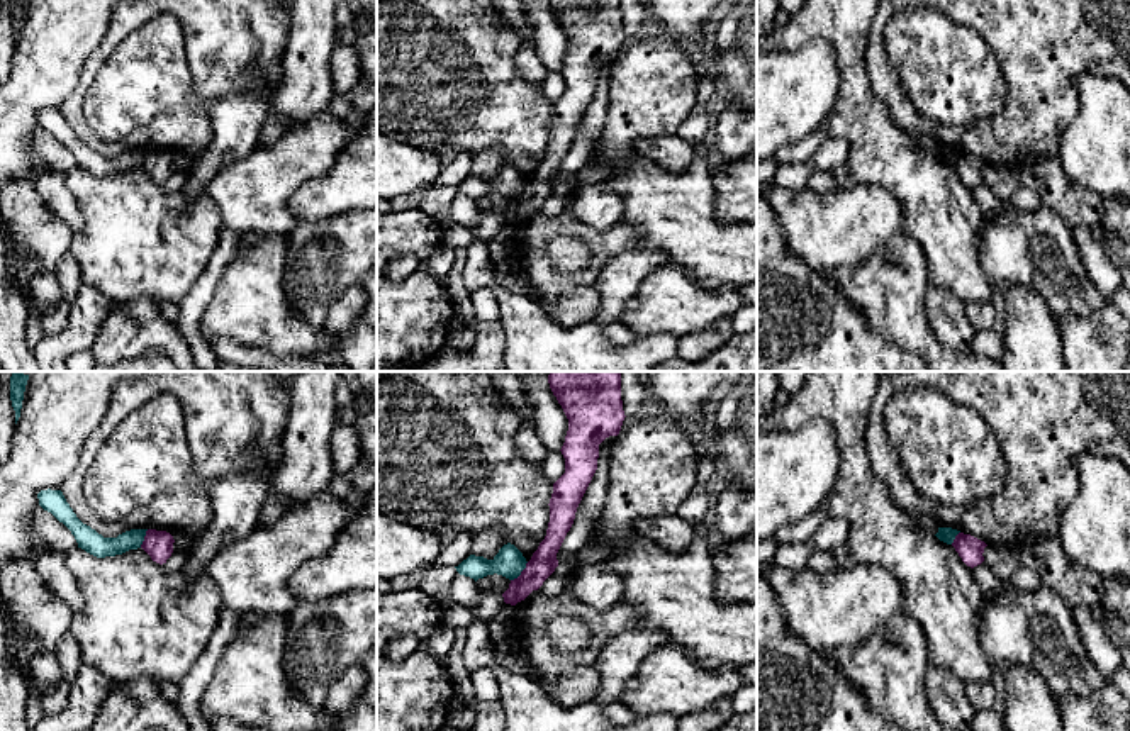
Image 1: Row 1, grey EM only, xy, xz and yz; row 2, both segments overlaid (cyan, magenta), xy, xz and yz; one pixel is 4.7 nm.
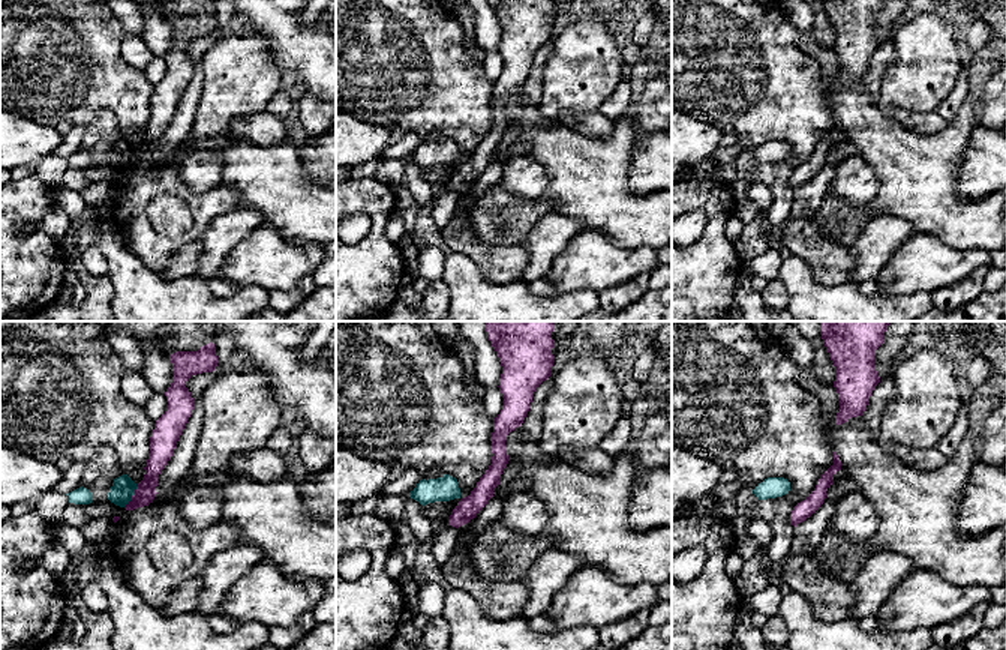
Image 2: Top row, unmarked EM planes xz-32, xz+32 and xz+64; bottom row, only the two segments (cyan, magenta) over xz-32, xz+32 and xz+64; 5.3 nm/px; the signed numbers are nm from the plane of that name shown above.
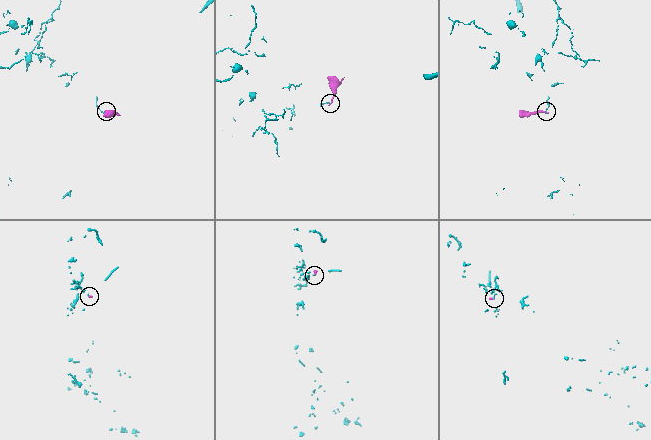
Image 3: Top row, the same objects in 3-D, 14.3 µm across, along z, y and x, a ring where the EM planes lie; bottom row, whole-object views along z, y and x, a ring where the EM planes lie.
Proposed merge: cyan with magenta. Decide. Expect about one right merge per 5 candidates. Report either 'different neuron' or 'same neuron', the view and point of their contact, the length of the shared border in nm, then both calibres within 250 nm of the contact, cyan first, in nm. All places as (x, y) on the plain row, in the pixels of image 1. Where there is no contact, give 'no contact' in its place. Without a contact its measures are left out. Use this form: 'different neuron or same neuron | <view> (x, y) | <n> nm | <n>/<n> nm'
different neuron | xz (521, 190) | 130 nm | 140/130 nm

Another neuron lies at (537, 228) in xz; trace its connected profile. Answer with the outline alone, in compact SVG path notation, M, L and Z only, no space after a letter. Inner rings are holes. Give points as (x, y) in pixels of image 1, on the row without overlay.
M568 205L558 215L543 215L533 210L514 226L511 256L517 258L533 288L545 305L553 305L565 290L596 283L606 263L636 248L640 236L633 226L618 222L607 231L597 231L577 220ZM555 236L580 237L589 251L589 265L572 275L560 273L548 259L548 241Z

